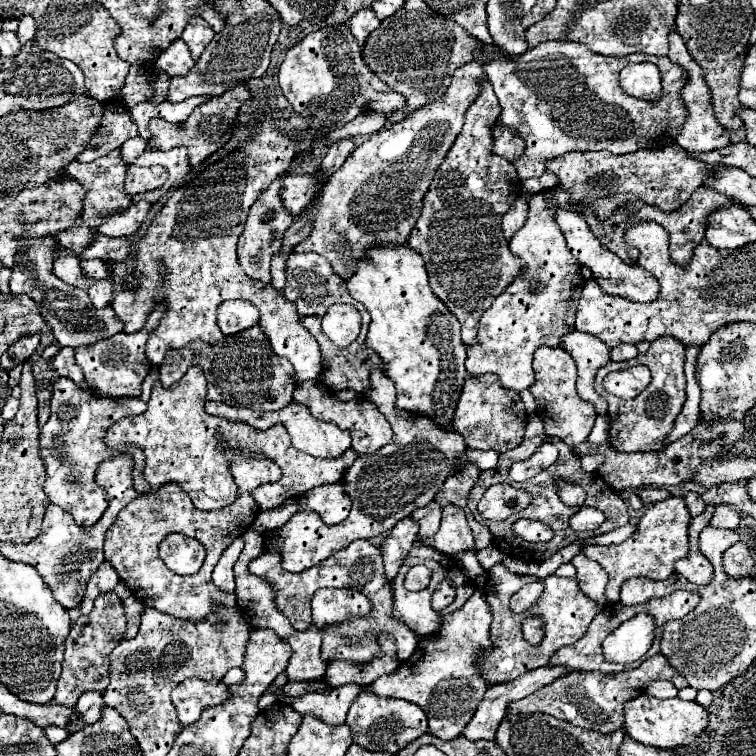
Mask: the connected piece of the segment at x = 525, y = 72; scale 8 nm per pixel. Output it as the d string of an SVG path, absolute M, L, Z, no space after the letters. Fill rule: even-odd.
M542 42L534 50L522 54L518 60L512 60L504 56L500 50L492 50L490 46L482 46L482 50L476 52L474 60L486 62L484 70L494 86L494 92L502 108L500 120L526 142L526 152L512 162L520 180L542 176L546 170L546 160L552 160L566 152L608 150L612 154L630 154L636 152L638 148L658 148L664 144L672 144L688 116L688 110L680 100L680 88L684 88L684 84L688 82L688 74L684 72L684 68L670 62L668 56L660 58L648 54L630 54L626 58L608 58L592 54L584 44L578 42ZM632 62L652 62L660 68L664 94L658 104L636 100L620 88L618 74L626 64Z

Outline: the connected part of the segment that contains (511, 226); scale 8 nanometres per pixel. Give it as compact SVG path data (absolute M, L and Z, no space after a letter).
M518 198L512 204L512 208L504 214L504 218L502 218L502 230L504 230L506 240L510 240L524 226L526 216L528 216L528 202L524 202L524 200Z

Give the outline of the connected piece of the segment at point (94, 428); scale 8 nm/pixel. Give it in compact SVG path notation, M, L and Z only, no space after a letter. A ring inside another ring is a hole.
M60 377L54 382L50 404L50 418L42 426L40 434L40 456L46 466L46 484L44 492L50 502L70 512L80 526L94 526L104 510L108 508L108 496L94 480L94 472L100 462L112 458L114 454L130 454L134 458L135 490L148 494L150 484L144 480L144 453L138 445L122 445L109 448L104 444L104 432L126 416L138 416L147 408L147 403L140 397L131 398L96 398L90 392L78 388L68 378Z

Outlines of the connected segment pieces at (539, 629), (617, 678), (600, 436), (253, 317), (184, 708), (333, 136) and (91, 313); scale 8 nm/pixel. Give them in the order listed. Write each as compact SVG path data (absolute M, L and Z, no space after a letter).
M528 616L528 620L522 624L522 634L532 646L540 646L544 636L544 620L540 620L540 616Z
M656 654L648 660L644 660L636 670L626 670L620 674L604 676L602 672L572 672L566 674L552 684L540 688L532 696L526 696L524 700L512 702L510 704L510 714L520 714L520 712L544 712L550 716L556 716L560 720L566 720L574 726L586 728L586 730L596 730L602 734L610 734L614 730L620 730L624 726L624 704L626 700L632 700L648 688L650 682L654 680L668 680L672 682L678 690L686 688L688 682L684 676L680 676L662 654Z
M598 416L594 428L592 428L590 436L588 436L588 444L594 446L594 448L604 444L608 440L608 428L610 428L610 420L606 416Z
M228 300L218 308L218 326L226 336L238 334L254 326L258 320L258 308L244 300Z
M190 678L180 682L174 692L172 692L172 702L178 710L178 720L180 724L188 726L192 722L196 722L200 718L200 712L204 708L216 706L222 700L226 700L228 694L228 686L224 682L204 682L198 678Z
M364 112L360 116L356 116L352 122L348 122L344 128L336 128L326 134L326 139L336 142L340 138L346 138L346 136L360 136L360 134L374 134L378 132L384 122L390 118L388 116L382 116L382 114L376 114L376 112Z
M42 236L40 240L18 238L16 260L14 260L12 278L10 278L12 294L26 294L26 296L32 296L32 300L36 300L42 318L50 324L52 334L60 346L78 348L78 346L94 344L102 338L114 336L116 332L122 332L120 320L116 320L116 314L112 312L110 306L100 310L94 308L84 290L68 286L54 276L52 262L54 262L56 244L58 244L56 236Z

